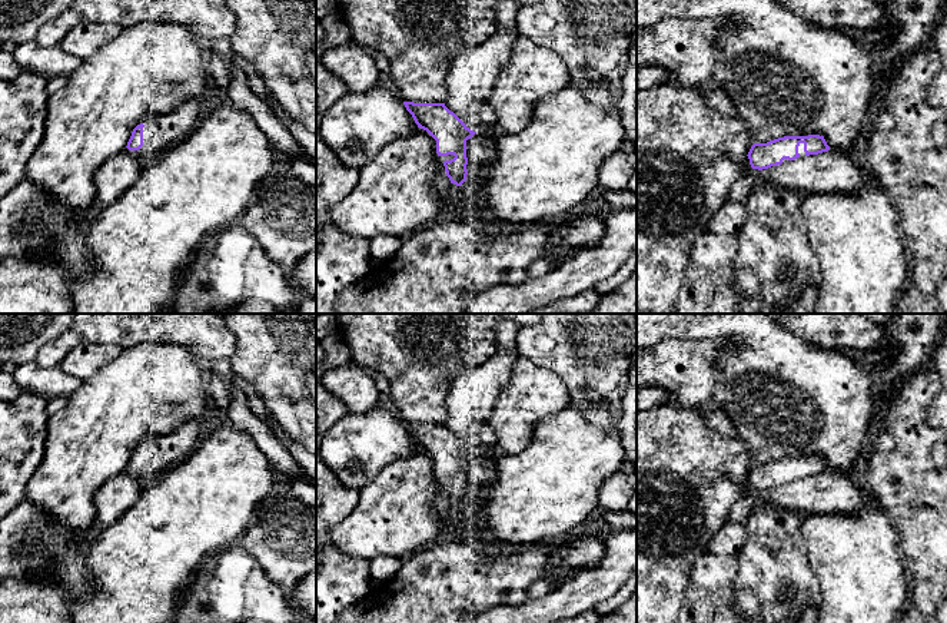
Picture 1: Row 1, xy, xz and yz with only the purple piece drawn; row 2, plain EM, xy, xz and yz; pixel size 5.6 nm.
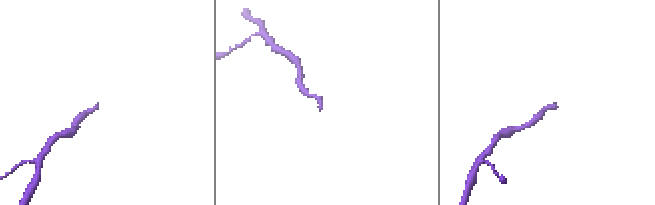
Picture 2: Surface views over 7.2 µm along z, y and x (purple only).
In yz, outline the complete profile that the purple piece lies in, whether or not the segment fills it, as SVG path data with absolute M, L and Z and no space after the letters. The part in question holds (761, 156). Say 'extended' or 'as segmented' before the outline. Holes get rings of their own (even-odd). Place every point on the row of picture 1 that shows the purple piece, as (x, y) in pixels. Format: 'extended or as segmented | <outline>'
extended | M784 136L767 143L754 143L748 152L752 169L768 169L801 156L818 155L830 150L824 136Z

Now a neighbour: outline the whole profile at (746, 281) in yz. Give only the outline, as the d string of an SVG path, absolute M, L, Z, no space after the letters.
M734 266L732 285L741 296L737 314L761 314L760 278L752 269Z

